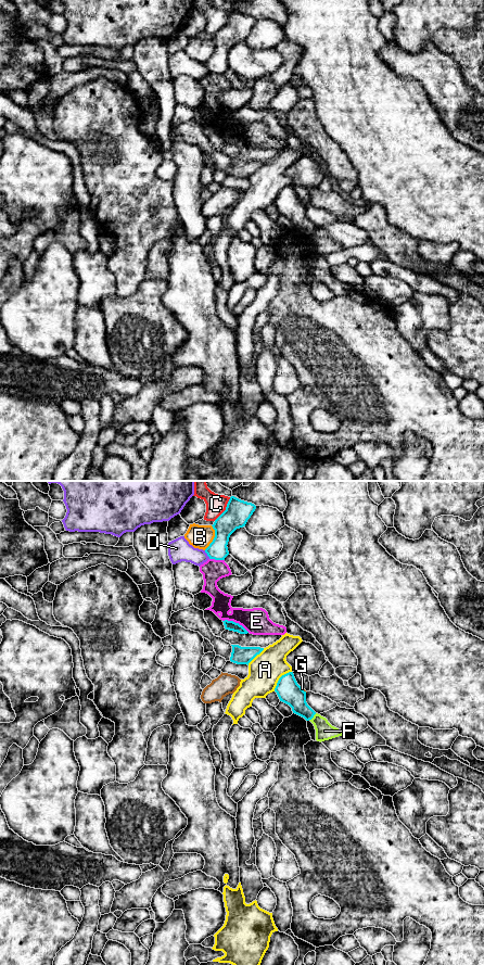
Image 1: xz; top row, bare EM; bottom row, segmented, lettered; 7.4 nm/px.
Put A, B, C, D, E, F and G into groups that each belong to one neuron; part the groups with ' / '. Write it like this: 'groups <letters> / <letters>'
groups A / B / C / D / E / F / G

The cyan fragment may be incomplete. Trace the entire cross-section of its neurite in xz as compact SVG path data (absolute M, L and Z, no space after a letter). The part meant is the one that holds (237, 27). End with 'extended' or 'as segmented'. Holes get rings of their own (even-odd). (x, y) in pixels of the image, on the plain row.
M234 10L230 11L226 24L212 39L215 43L215 51L205 63L209 73L225 74L225 72L229 68L227 59L230 49L237 42L245 40L255 23L256 20L252 16L241 14Z; as segmented

